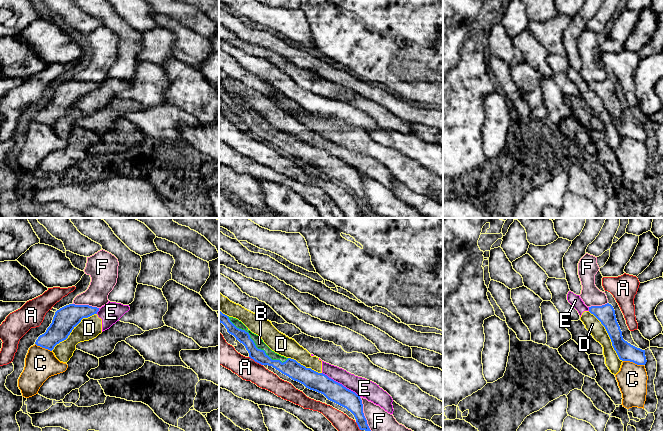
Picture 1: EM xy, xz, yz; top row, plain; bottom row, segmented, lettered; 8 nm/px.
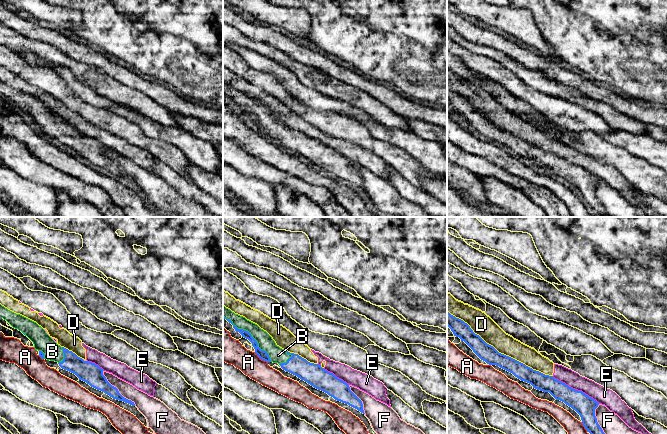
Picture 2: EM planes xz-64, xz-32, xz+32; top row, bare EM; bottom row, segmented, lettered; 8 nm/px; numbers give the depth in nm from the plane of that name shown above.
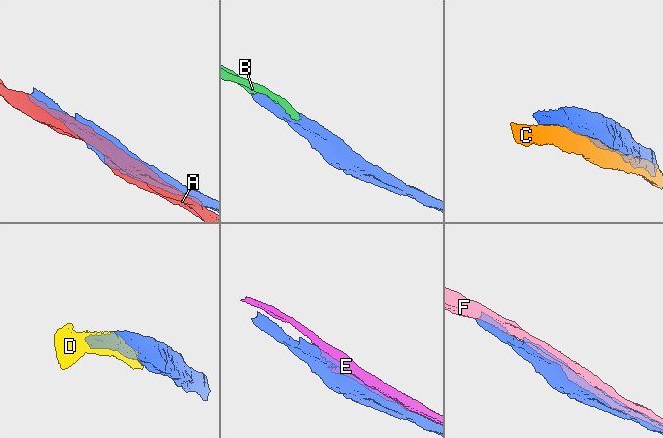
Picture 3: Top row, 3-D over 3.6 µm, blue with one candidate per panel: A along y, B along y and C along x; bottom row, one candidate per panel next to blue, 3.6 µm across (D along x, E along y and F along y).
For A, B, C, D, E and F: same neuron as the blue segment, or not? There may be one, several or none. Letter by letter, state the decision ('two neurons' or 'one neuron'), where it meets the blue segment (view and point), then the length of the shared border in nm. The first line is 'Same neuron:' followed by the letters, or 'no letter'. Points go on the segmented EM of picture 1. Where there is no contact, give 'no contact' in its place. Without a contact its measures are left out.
Same neuron: B
A: two neurons | xz (256, 361) | 130 nm
B: one neuron | xz (255, 345) | 600 nm
C: two neurons | yz (633, 362) | 170 nm
D: two neurons | yz (609, 336) | 500 nm
E: two neurons | xz (341, 384) | 360 nm
F: two neurons | xz (363, 414) | 280 nm

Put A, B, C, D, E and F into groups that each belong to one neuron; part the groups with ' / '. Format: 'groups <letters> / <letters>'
groups A / B / C / D E / F

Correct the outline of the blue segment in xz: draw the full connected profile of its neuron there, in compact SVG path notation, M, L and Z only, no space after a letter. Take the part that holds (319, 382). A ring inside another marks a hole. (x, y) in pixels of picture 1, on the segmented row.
M219 310L219 322L227 332L242 343L249 353L249 357L261 365L272 366L306 388L323 394L328 400L350 411L360 430L371 431L363 413L363 404L359 395L347 389L323 373L298 363L296 360L281 356L272 351L260 336L252 333L241 321L229 317Z

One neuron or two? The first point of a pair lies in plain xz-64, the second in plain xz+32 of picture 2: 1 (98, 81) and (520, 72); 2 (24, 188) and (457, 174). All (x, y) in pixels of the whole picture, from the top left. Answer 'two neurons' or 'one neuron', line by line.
1: one neuron
2: one neuron

